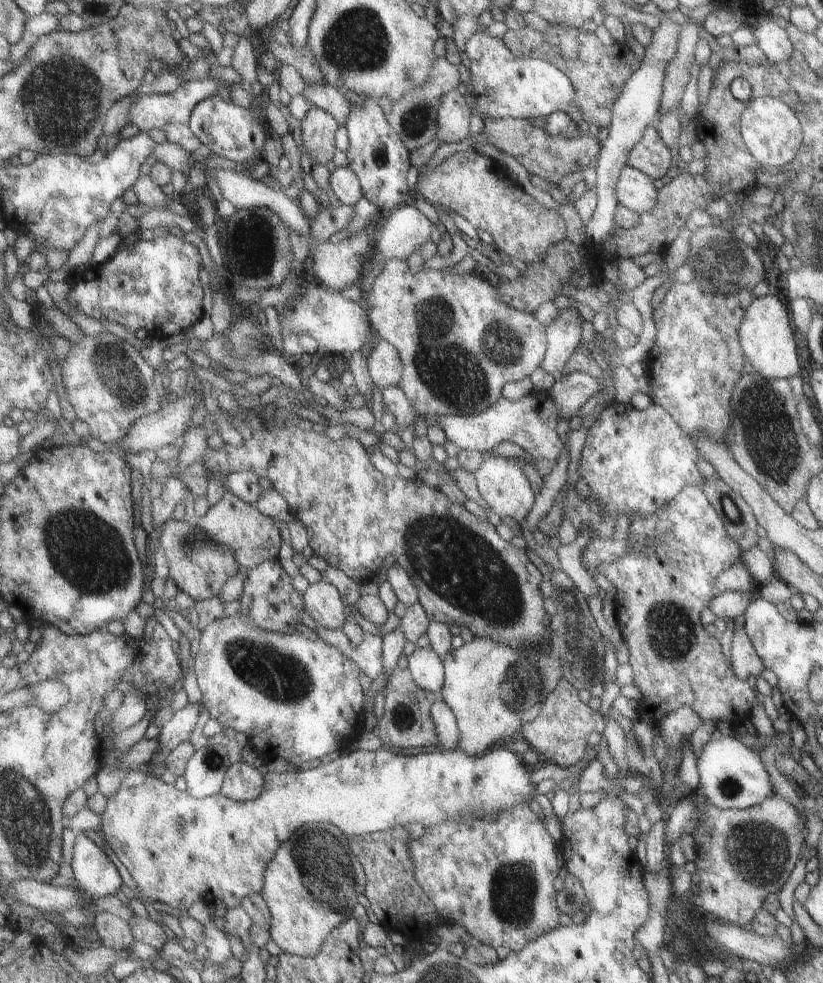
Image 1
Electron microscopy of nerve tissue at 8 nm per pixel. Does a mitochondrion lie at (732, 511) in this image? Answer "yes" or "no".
yes

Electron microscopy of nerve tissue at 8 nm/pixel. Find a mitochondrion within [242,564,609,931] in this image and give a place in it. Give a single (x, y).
(322, 864)

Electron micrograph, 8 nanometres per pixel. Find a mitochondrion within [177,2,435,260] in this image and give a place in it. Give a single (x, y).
(357, 42)

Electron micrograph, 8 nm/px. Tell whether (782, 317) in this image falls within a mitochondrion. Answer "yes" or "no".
no

